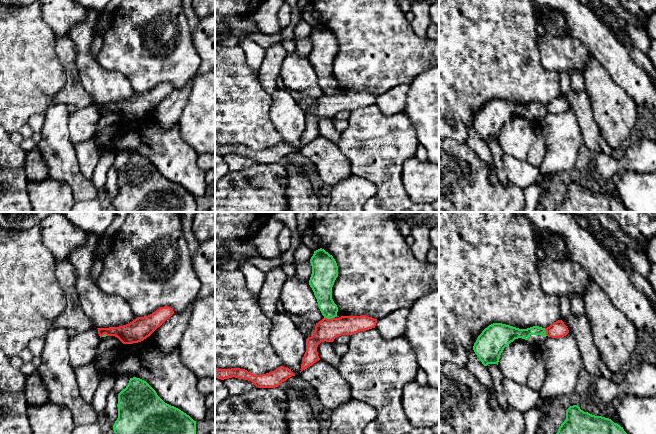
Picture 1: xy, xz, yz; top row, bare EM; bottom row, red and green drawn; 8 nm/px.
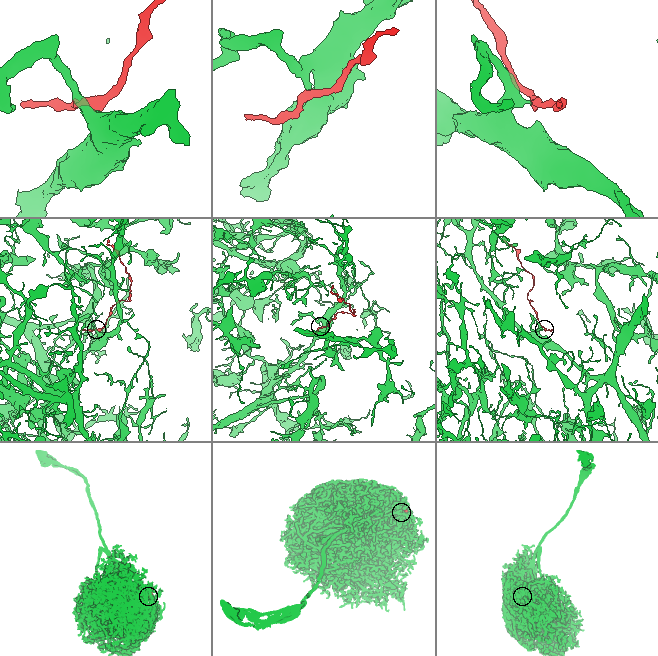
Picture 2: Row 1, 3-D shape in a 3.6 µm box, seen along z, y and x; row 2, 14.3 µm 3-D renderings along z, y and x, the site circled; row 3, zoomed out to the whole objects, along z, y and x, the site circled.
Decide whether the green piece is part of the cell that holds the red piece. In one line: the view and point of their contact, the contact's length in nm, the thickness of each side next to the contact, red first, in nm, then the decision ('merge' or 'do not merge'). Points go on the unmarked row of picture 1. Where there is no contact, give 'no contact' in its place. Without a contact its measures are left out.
contact xz (329, 95); length 90 nm; calibres 180 and 150 nm; do not merge

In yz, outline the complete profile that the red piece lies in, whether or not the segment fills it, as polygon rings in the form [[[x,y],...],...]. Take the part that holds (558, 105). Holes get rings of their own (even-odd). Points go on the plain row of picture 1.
[[[562,96],[552,99],[549,103],[545,104],[546,111],[552,114],[564,113],[569,109],[568,104]]]

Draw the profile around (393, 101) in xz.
[[[410,84],[398,85],[389,89],[386,93],[378,95],[375,104],[384,115],[402,112],[406,104],[409,89]]]

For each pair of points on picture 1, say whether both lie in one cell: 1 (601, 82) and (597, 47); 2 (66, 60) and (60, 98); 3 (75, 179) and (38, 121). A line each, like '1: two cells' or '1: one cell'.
1: two cells
2: one cell
3: two cells

